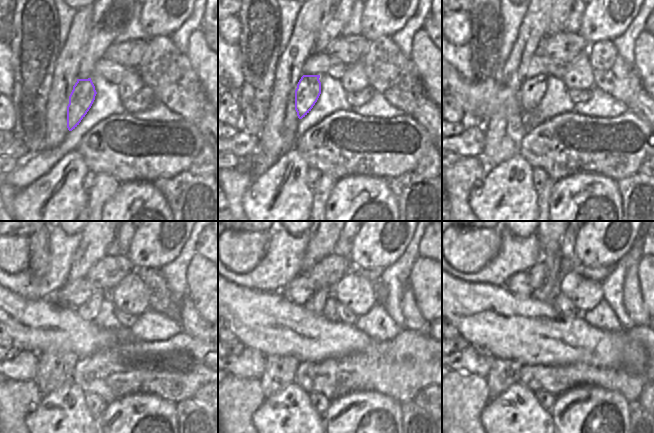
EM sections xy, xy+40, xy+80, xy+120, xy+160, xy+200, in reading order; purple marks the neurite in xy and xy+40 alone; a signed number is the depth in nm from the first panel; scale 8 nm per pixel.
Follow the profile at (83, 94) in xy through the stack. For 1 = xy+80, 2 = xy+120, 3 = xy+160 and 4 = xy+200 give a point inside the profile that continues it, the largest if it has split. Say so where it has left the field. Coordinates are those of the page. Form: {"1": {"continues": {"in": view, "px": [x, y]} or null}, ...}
{"1": {"continues": {"in": "xy+80", "px": [532, 90]}}, "2": {"continues": {"in": "xy+120", "px": [89, 310]}}, "3": {"continues": {"in": "xy+160", "px": [316, 304]}}, "4": {"continues": {"in": "xy+200", "px": [552, 259]}}}

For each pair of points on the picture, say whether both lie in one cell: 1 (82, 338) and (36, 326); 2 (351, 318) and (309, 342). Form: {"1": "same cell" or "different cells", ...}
{"1": "same cell", "2": "different cells"}

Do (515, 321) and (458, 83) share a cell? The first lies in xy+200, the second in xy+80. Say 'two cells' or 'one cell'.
one cell

